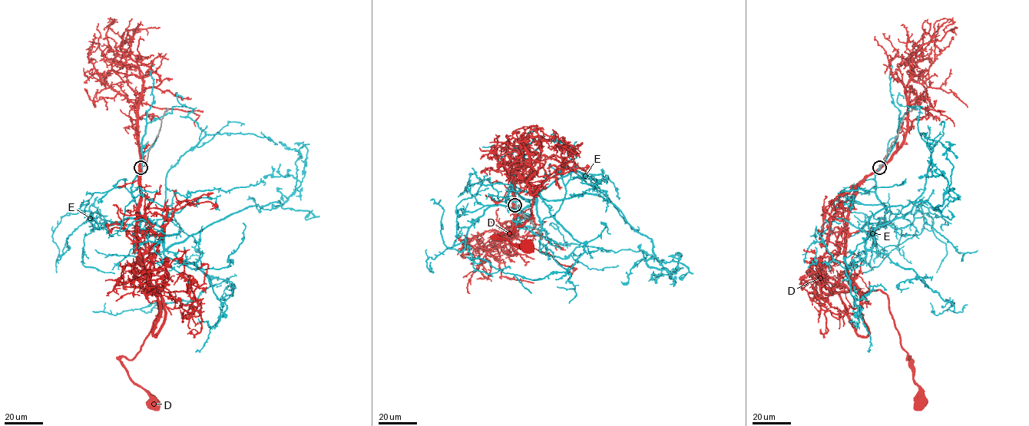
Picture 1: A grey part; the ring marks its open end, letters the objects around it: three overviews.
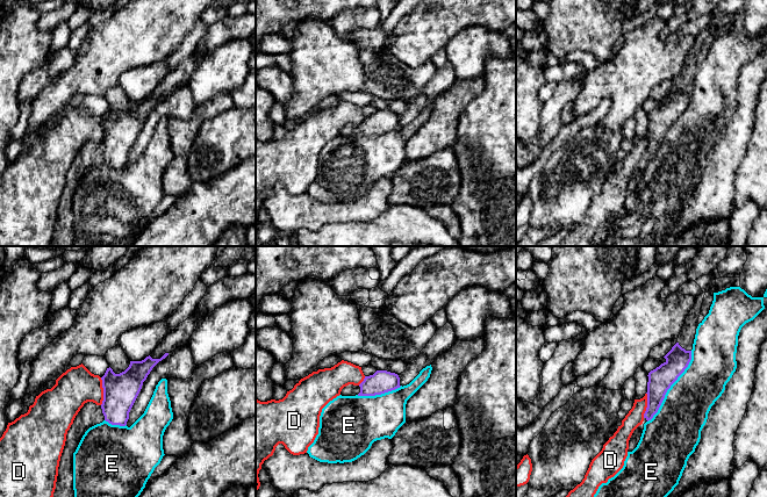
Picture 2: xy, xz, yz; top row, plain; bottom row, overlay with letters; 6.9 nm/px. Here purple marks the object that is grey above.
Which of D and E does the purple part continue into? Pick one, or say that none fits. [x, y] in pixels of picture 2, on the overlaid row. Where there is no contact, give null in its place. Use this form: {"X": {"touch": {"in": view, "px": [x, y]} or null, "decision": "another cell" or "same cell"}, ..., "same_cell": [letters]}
{"D": {"touch": {"in": "xy", "px": [104, 391]}, "decision": "another cell"}, "E": {"touch": {"in": "yz", "px": [669, 387]}, "decision": "another cell"}, "same_cell": []}

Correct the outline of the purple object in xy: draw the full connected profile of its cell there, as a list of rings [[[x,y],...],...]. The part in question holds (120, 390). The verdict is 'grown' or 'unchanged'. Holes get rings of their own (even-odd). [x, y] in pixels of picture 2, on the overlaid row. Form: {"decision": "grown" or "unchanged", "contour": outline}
{"decision": "grown", "contour": [[[165,353],[160,359],[152,359],[149,355],[142,361],[130,361],[129,367],[120,374],[115,374],[110,367],[107,368],[101,377],[103,388],[102,404],[85,403],[67,431],[53,497],[74,497],[73,453],[83,435],[89,427],[103,420],[112,425],[126,426],[129,412],[142,389],[143,382],[152,368],[167,355],[169,353]]]}

